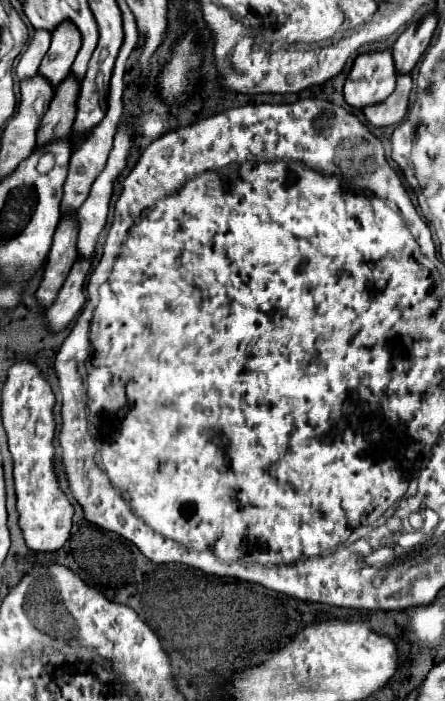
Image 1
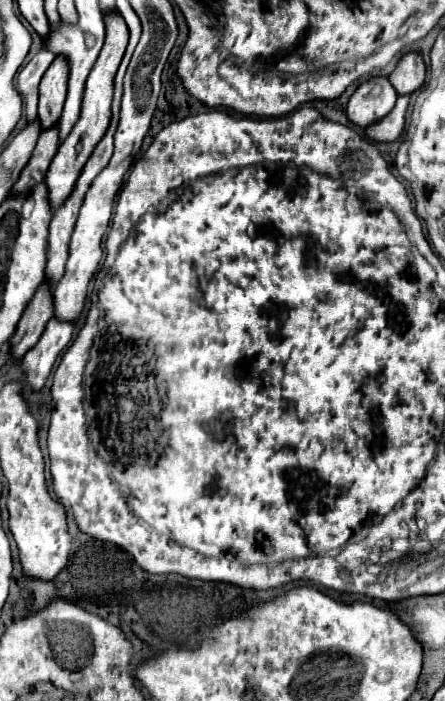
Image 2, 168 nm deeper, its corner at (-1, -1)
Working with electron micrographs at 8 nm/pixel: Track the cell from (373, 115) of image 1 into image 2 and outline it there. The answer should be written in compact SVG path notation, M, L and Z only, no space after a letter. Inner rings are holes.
M408 94L398 96L396 106L390 110L390 114L386 114L382 120L378 120L378 122L374 122L374 124L370 124L366 128L368 138L372 138L376 142L392 142L392 140L396 140L404 130L404 116L406 116L408 100L410 100Z

